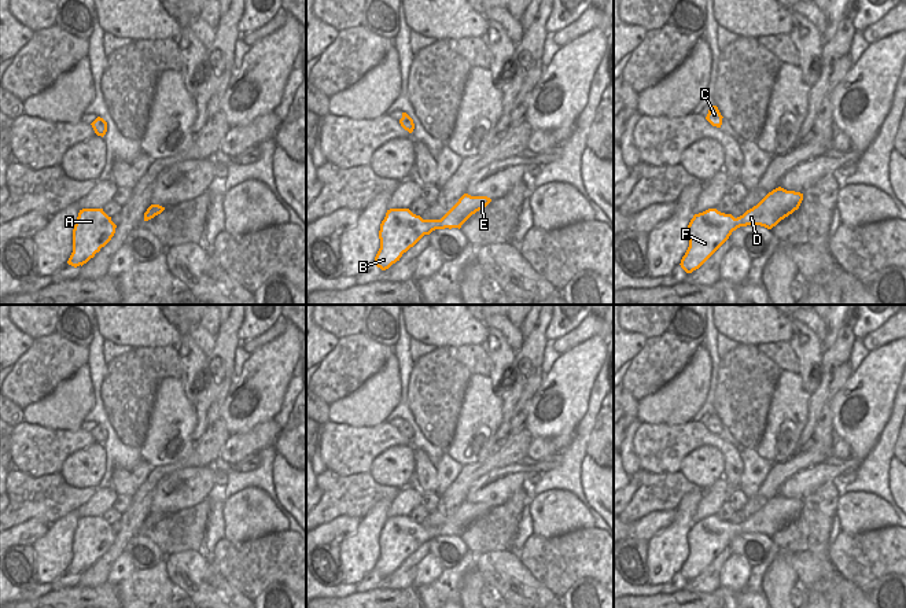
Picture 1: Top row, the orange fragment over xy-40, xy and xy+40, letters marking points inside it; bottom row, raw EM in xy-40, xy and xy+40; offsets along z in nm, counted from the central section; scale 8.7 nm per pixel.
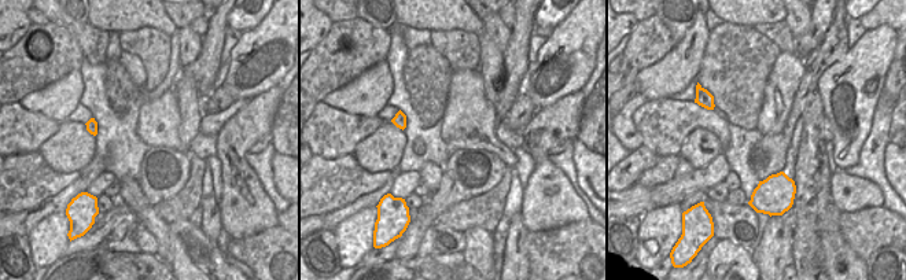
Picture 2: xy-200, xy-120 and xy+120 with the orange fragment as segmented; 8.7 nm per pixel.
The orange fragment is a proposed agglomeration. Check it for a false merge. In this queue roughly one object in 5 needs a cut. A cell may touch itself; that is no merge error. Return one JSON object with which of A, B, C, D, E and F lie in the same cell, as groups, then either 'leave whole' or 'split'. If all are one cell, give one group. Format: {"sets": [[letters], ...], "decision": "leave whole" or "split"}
{"sets": [["A", "B", "C", "D", "E", "F"]], "decision": "leave whole"}

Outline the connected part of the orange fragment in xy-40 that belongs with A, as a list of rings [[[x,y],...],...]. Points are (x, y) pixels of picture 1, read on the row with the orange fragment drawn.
[[[82,209],[73,229],[73,253],[67,261],[77,268],[86,264],[115,233],[117,225],[103,209]]]

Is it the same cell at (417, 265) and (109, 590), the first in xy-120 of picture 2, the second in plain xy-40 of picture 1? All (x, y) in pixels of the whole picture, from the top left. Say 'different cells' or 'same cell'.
same cell

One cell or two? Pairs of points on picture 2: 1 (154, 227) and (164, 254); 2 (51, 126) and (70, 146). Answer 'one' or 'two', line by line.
1: one
2: two

